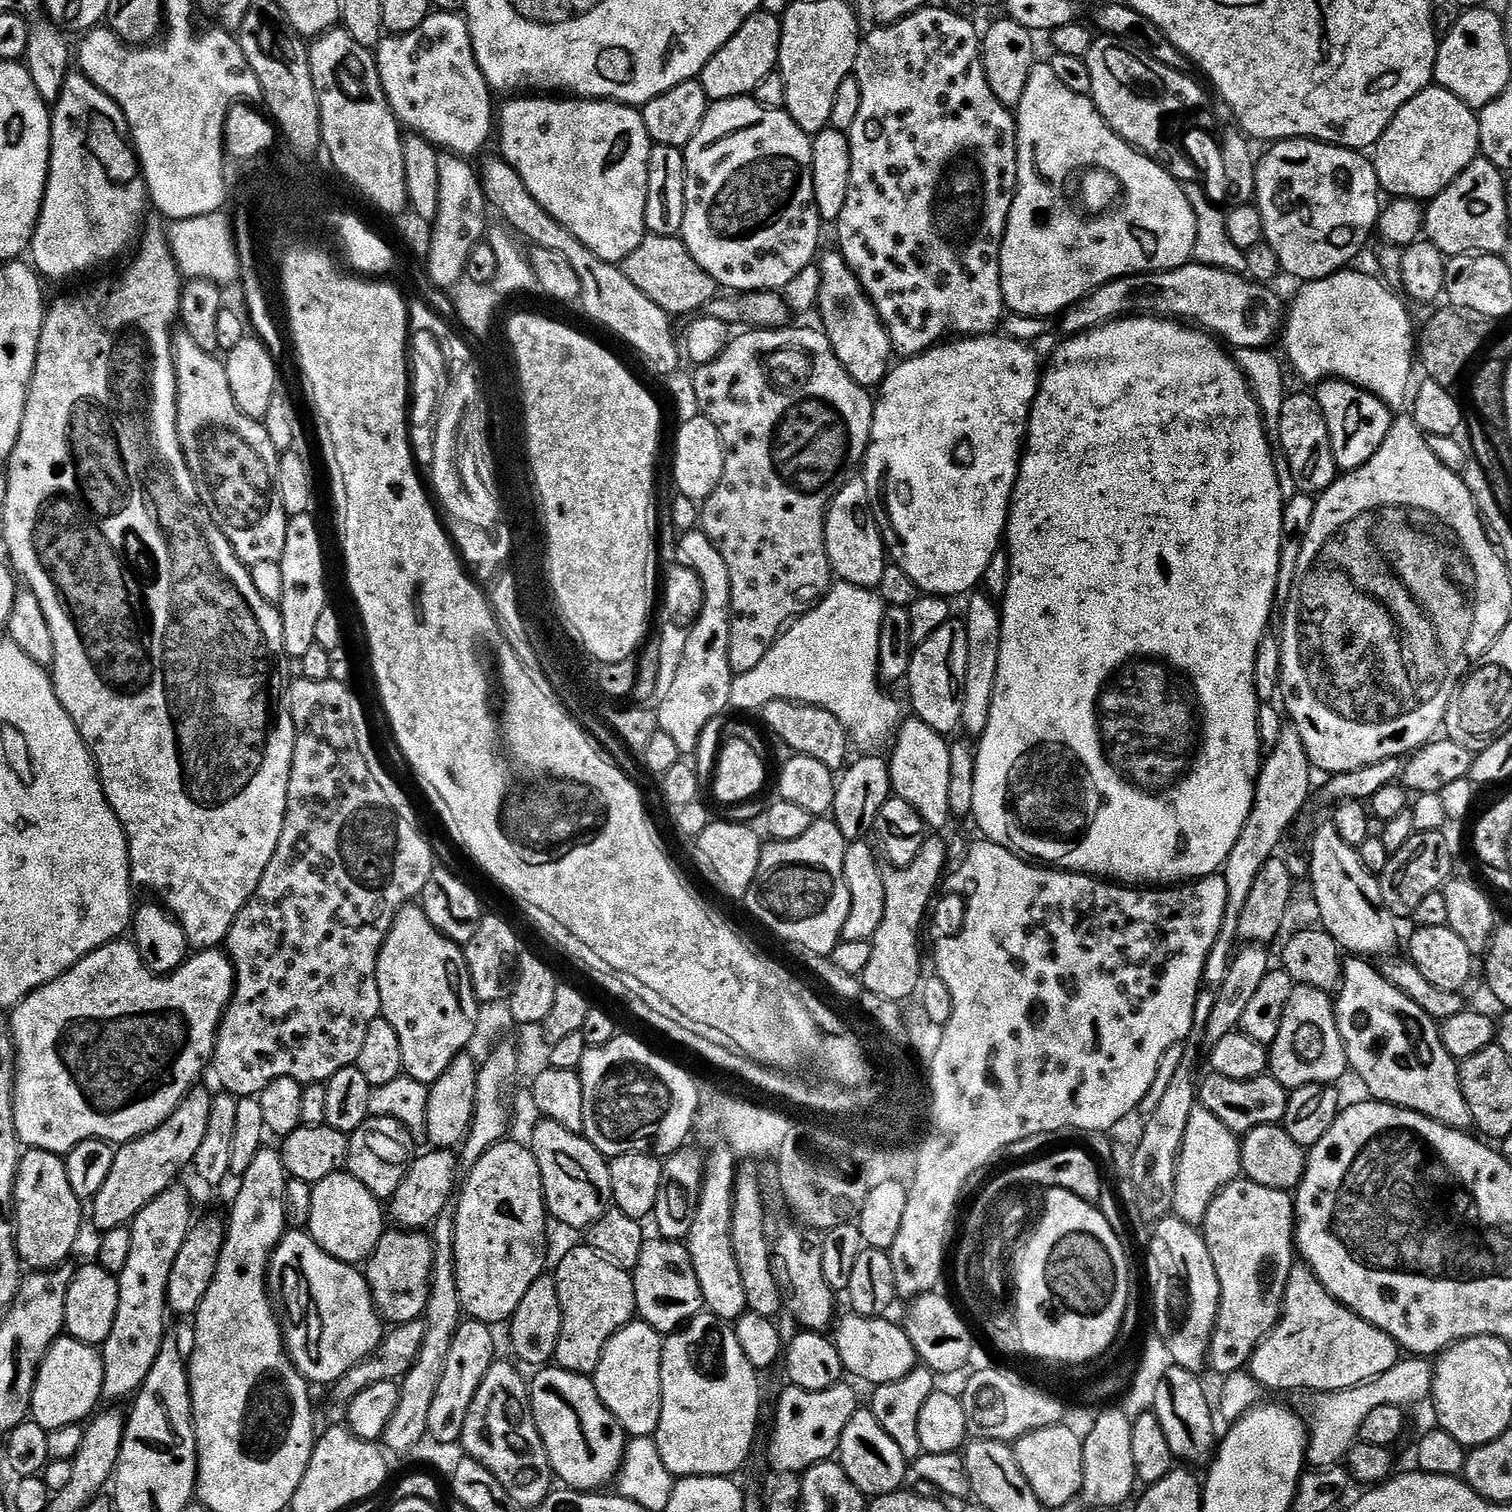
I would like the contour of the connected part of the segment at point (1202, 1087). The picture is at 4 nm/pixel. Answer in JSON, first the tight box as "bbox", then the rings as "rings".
{"bbox":[1198,1074,1289,1134],"rings":[[[1208,1074],[1198,1084],[1199,1103],[1210,1110],[1218,1122],[1237,1134],[1245,1134],[1267,1124],[1279,1125],[1286,1114],[1289,1095],[1289,1089],[1280,1085],[1270,1074],[1259,1076],[1257,1080],[1235,1080]]]}

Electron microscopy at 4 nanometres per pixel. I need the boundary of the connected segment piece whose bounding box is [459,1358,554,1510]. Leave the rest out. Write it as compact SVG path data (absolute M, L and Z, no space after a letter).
M504 1358L497 1359L486 1378L482 1378L482 1386L478 1386L474 1402L470 1402L470 1414L466 1414L466 1426L462 1426L459 1443L464 1444L463 1455L467 1459L477 1460L494 1474L517 1509L534 1510L553 1491L550 1458L532 1417L529 1381Z

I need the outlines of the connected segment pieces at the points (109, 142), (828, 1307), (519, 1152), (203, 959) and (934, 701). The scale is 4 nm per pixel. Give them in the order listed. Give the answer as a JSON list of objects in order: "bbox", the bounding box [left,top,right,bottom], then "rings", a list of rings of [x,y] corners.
[{"bbox":[30,71,150,281],"rings":[[[69,71],[50,115],[52,157],[48,163],[48,185],[44,188],[40,217],[30,245],[31,263],[45,281],[84,276],[114,263],[128,251],[131,253],[146,224],[144,211],[150,208],[150,200],[142,200],[142,194],[132,194],[136,184],[128,186],[134,180],[134,170],[142,170],[135,147],[130,143],[128,121],[121,108],[101,88],[94,86],[83,72]]]},{"bbox":[771,1228,838,1334],"rings":[[[788,1228],[777,1240],[775,1237],[771,1245],[772,1273],[780,1287],[782,1304],[786,1312],[789,1312],[800,1323],[801,1329],[824,1334],[833,1327],[837,1319],[836,1300],[838,1296],[828,1285],[826,1278],[822,1278],[821,1237],[815,1231],[803,1231]]]},{"bbox":[454,1138,550,1326],"rings":[[[505,1138],[499,1144],[494,1145],[486,1154],[467,1173],[468,1181],[463,1184],[458,1192],[458,1199],[455,1201],[456,1221],[454,1222],[454,1262],[456,1263],[456,1281],[458,1282],[458,1298],[460,1299],[461,1309],[471,1319],[480,1320],[489,1326],[497,1326],[503,1322],[511,1321],[515,1312],[518,1310],[522,1298],[526,1297],[526,1292],[530,1286],[534,1285],[539,1276],[545,1275],[546,1268],[544,1263],[548,1260],[548,1224],[550,1217],[548,1210],[544,1206],[544,1191],[542,1190],[542,1174],[538,1170],[538,1162],[534,1158],[531,1148],[523,1148],[516,1145],[513,1140]]]},{"bbox":[10,938,236,1154],"rings":[[[121,938],[113,940],[110,944],[103,944],[98,950],[94,950],[88,956],[84,956],[66,974],[54,978],[46,986],[31,992],[22,1003],[17,1004],[10,1012],[12,1025],[12,1041],[16,1047],[16,1085],[14,1086],[14,1126],[18,1130],[18,1138],[21,1145],[28,1150],[42,1152],[55,1152],[67,1154],[78,1146],[78,1142],[87,1140],[107,1140],[113,1146],[129,1144],[131,1140],[137,1140],[147,1132],[155,1130],[157,1121],[148,1120],[148,1104],[156,1108],[160,1104],[160,1091],[164,1088],[164,1116],[172,1116],[174,1110],[188,1093],[197,1087],[196,1084],[203,1074],[204,1068],[209,1067],[216,1051],[216,1031],[220,1028],[220,1022],[224,1018],[224,1010],[232,1002],[232,993],[236,986],[236,971],[232,968],[232,961],[220,950],[200,950],[189,955],[180,968],[174,969],[166,976],[158,976],[144,965],[143,958],[139,954],[135,943]]]},{"bbox":[906,619,966,738],"rings":[[[948,619],[944,625],[939,626],[938,630],[914,648],[909,662],[906,684],[908,684],[908,696],[912,699],[912,708],[916,711],[913,712],[915,719],[926,722],[930,730],[934,730],[939,736],[945,738],[951,737],[951,732],[960,728],[962,698],[966,686],[966,630],[963,619]]]}]

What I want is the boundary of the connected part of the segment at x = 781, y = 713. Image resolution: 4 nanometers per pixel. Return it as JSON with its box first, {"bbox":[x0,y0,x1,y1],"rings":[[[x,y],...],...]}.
{"bbox":[762,700,850,774],"rings":[[[771,700],[762,709],[764,720],[768,728],[797,756],[809,756],[814,762],[822,762],[826,770],[833,774],[844,771],[849,763],[848,748],[850,749],[850,737],[848,729],[834,714],[822,710],[813,704],[801,704],[795,700]]]}

